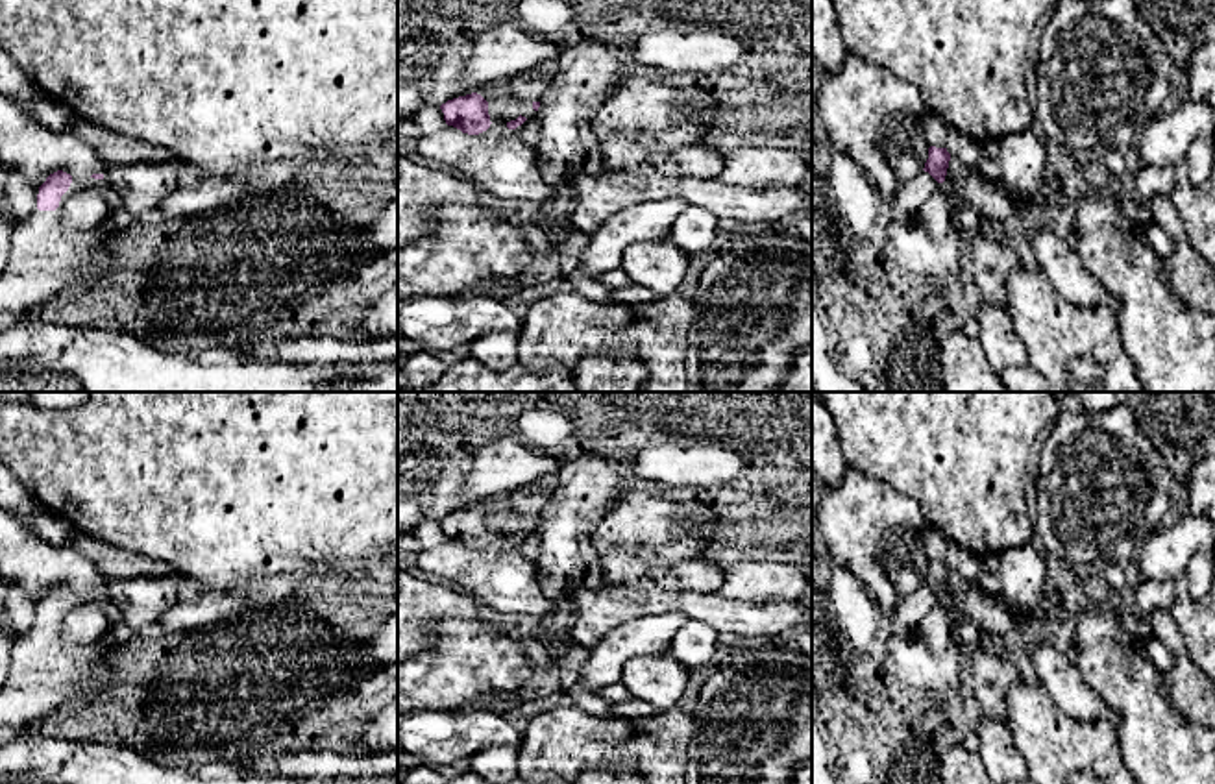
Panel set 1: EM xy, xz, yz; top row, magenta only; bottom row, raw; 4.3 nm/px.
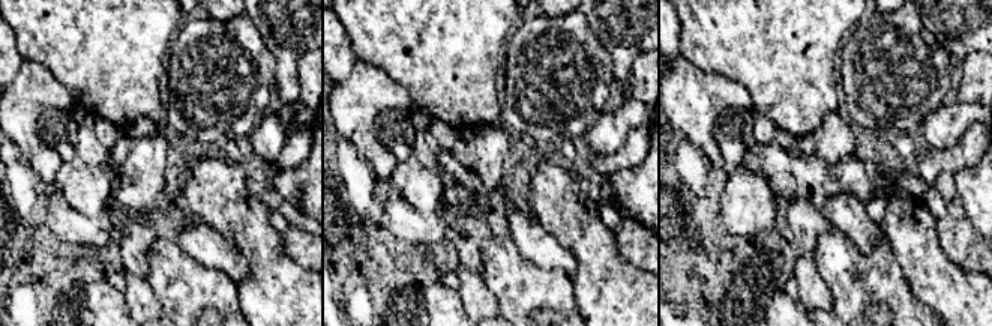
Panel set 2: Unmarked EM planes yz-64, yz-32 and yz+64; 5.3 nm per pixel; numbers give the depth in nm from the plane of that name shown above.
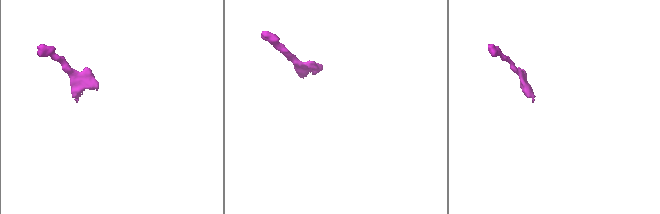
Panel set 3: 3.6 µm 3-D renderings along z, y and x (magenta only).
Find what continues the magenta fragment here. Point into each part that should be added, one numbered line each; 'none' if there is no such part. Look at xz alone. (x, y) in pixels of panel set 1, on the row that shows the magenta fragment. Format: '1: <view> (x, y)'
1: xz (509, 98)

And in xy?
1: xy (52, 250)

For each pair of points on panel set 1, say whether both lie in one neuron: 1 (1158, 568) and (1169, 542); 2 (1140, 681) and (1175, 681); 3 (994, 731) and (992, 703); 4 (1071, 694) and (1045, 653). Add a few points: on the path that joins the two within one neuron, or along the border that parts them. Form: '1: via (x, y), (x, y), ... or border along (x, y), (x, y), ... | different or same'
1: via (1158, 563), (1169, 548) | same
2: border along (1160, 673), (1169, 703), (1188, 718) | different
3: border along (982, 714), (1005, 723) | different
4: via (1066, 685), (1049, 662) | same

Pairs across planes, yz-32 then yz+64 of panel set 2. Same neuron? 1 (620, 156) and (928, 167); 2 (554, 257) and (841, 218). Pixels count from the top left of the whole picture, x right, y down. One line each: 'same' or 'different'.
1: same
2: same

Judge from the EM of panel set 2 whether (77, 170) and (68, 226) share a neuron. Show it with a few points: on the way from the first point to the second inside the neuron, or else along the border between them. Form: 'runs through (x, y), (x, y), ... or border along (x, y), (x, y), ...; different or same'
runs through (81, 184), (81, 212); same

